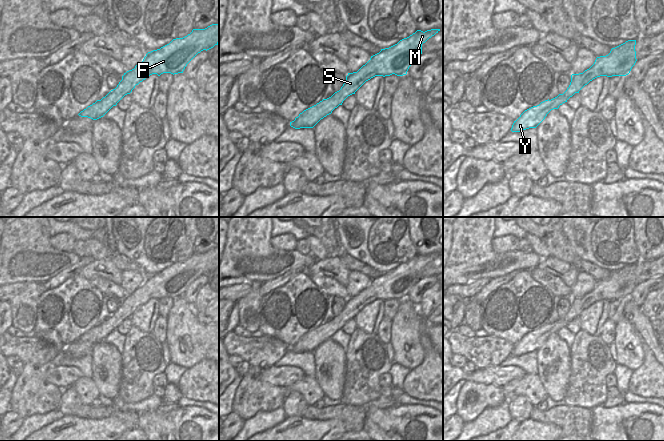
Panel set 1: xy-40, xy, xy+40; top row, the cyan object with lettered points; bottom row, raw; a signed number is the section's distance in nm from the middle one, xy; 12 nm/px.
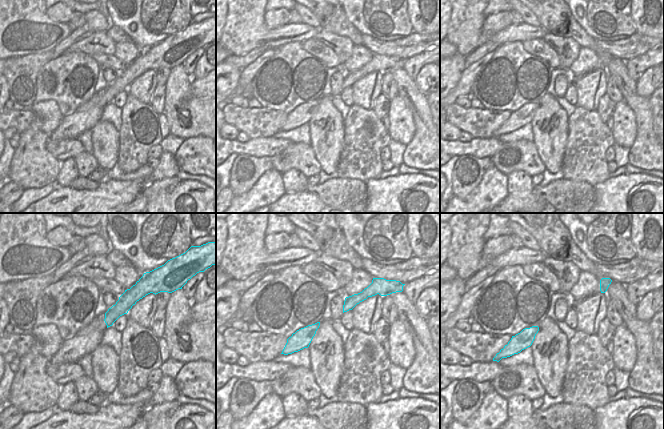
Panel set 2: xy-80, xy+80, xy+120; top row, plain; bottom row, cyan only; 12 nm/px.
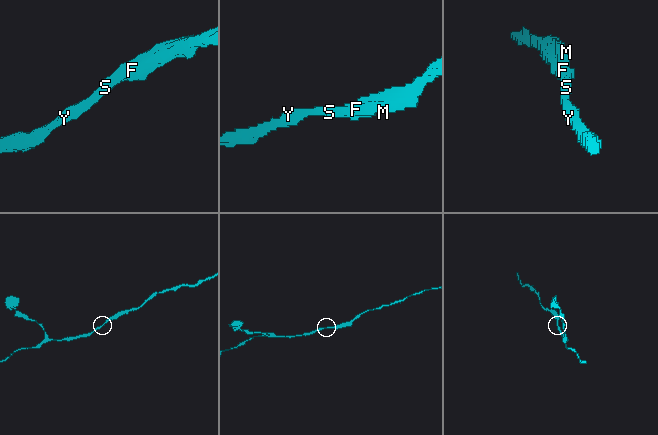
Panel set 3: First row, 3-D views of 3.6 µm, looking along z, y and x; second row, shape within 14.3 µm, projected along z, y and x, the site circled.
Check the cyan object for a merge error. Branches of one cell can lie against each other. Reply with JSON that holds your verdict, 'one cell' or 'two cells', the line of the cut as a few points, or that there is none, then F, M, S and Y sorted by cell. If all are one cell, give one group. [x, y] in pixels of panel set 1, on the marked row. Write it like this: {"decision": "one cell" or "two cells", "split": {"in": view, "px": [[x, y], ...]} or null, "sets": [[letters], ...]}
{"decision": "one cell", "split": null, "sets": [["F", "M", "S", "Y"]]}

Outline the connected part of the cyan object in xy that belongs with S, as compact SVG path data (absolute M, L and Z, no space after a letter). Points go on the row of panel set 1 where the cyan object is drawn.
M440 29L425 32L417 30L397 44L381 49L379 53L371 56L370 60L357 72L348 73L339 91L304 110L290 122L290 126L295 129L313 128L321 119L342 105L348 96L355 94L366 81L375 76L406 75L411 64L422 54L422 44L439 31Z

